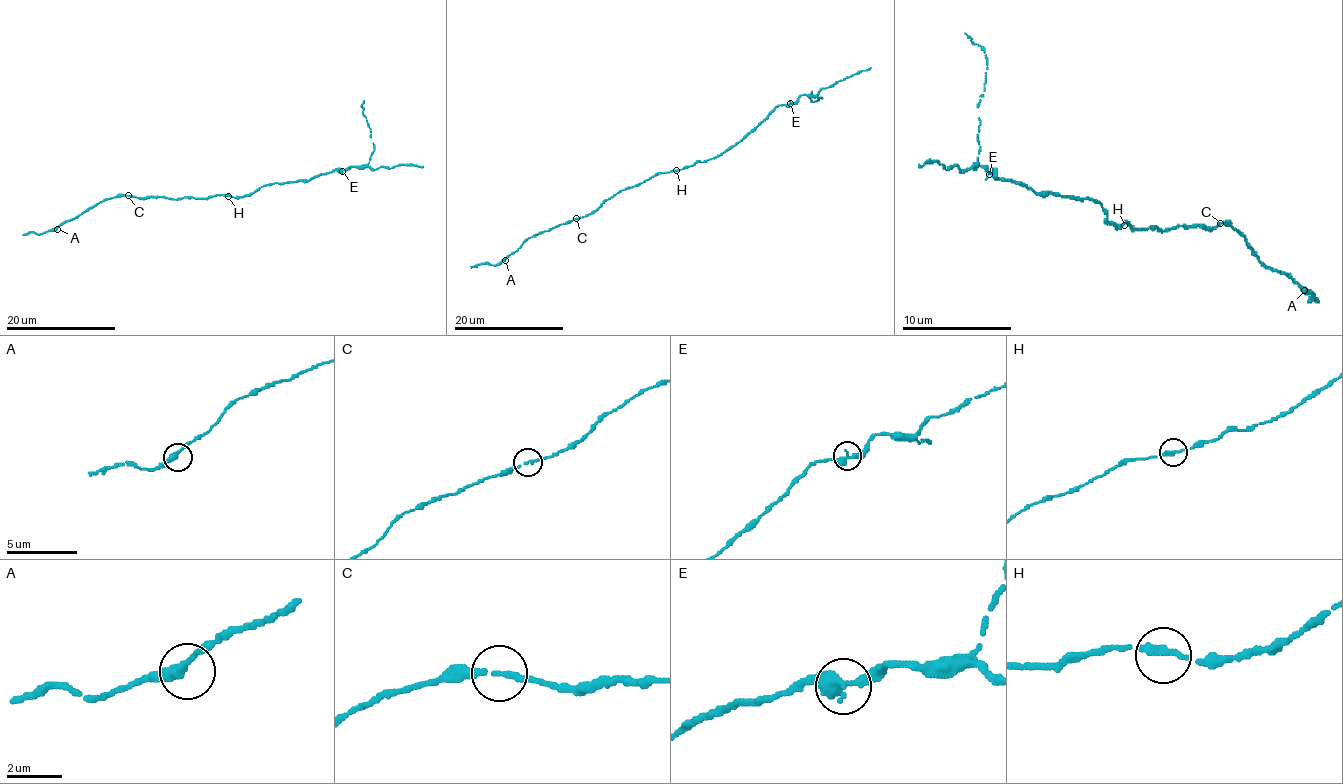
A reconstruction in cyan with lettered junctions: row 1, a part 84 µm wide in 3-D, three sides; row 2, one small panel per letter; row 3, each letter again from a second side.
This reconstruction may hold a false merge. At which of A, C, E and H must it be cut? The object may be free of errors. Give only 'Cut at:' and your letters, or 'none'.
Cut at: none

